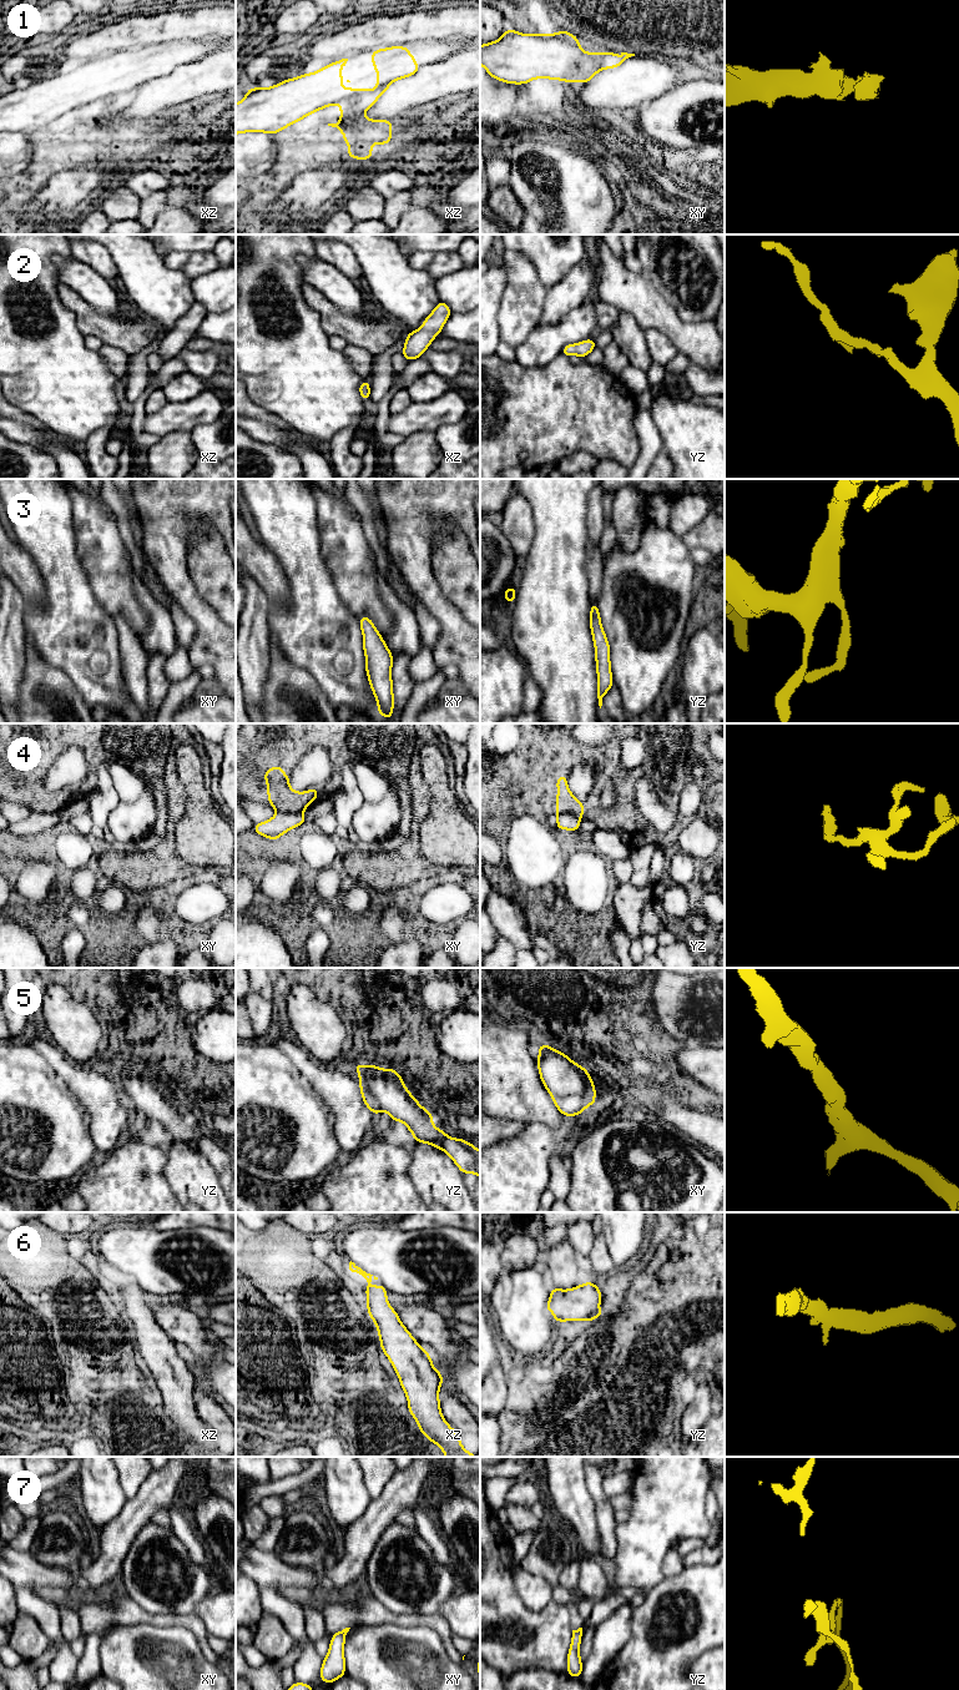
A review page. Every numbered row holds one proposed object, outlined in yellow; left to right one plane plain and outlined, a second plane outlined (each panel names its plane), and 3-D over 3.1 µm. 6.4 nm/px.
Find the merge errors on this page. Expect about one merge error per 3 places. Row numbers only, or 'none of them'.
4, 5

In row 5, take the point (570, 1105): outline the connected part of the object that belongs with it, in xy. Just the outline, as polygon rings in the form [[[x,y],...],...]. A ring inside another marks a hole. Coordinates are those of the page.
[[[580,1095],[555,1096],[552,1101],[564,1116],[576,1116],[587,1108],[586,1101]]]

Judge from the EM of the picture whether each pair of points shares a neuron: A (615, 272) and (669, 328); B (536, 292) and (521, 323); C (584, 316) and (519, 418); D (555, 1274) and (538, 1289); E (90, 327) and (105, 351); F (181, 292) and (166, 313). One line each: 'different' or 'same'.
A: same
B: same
C: different
D: different
E: different
F: same

